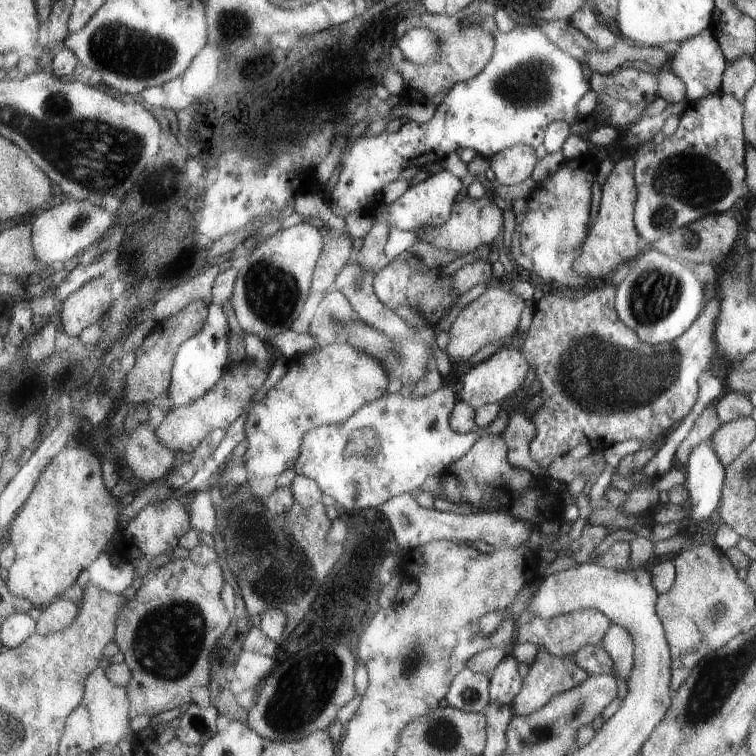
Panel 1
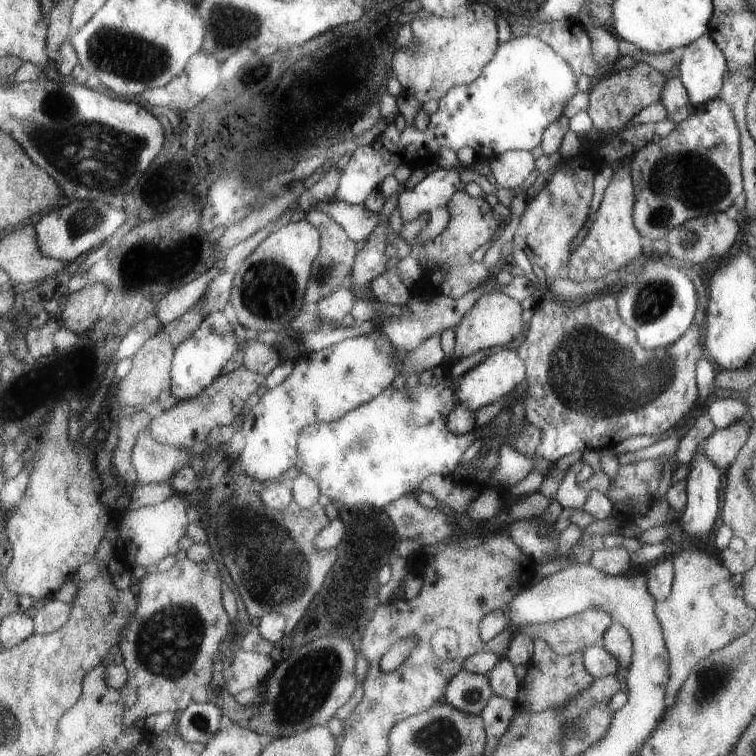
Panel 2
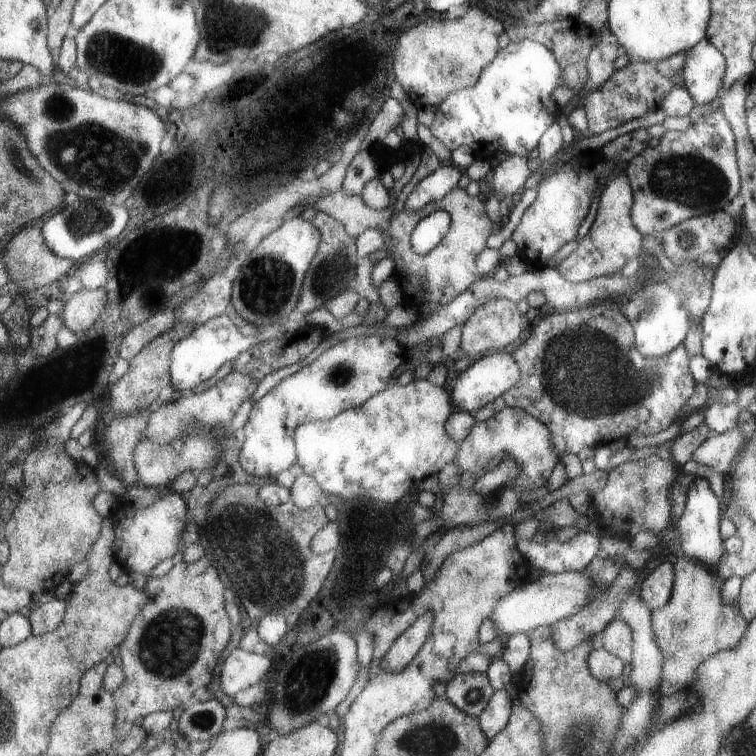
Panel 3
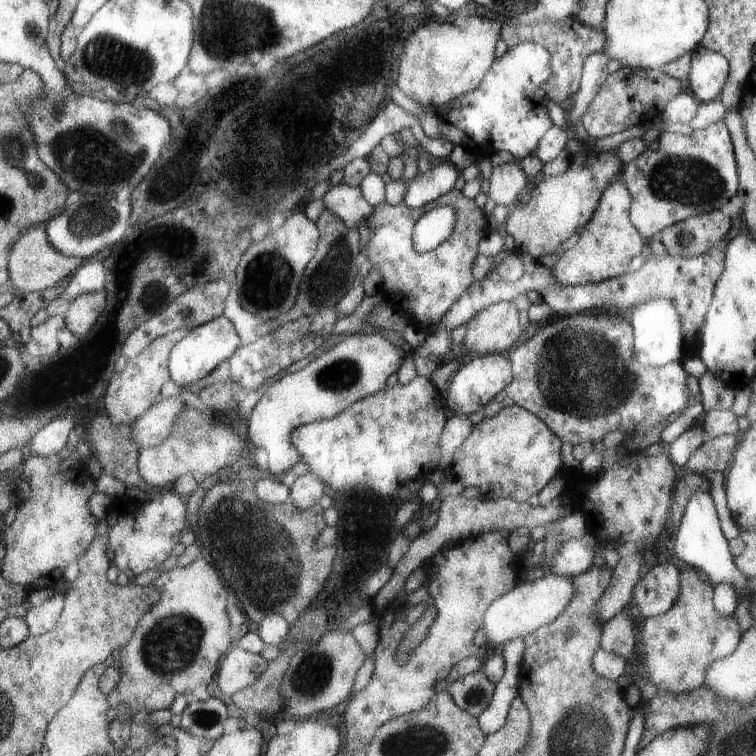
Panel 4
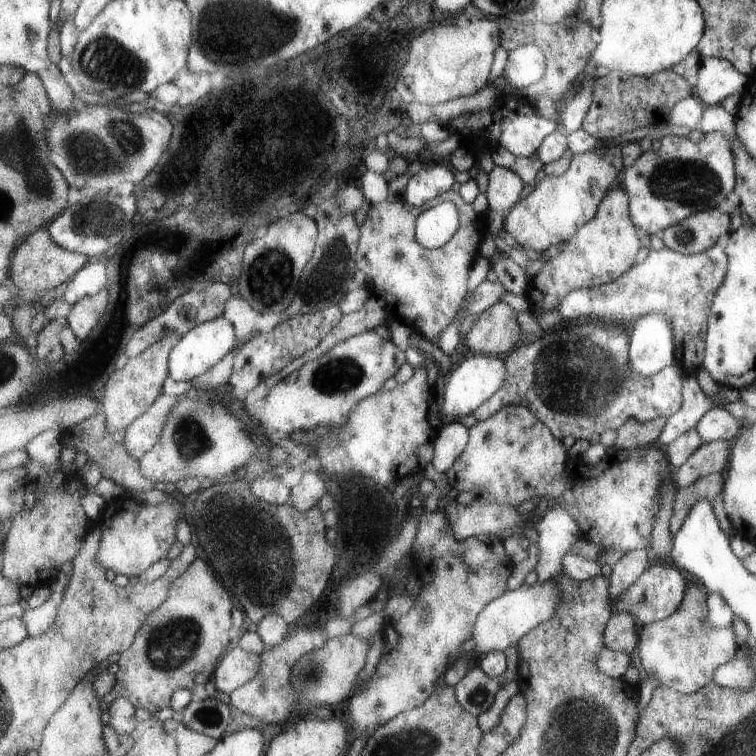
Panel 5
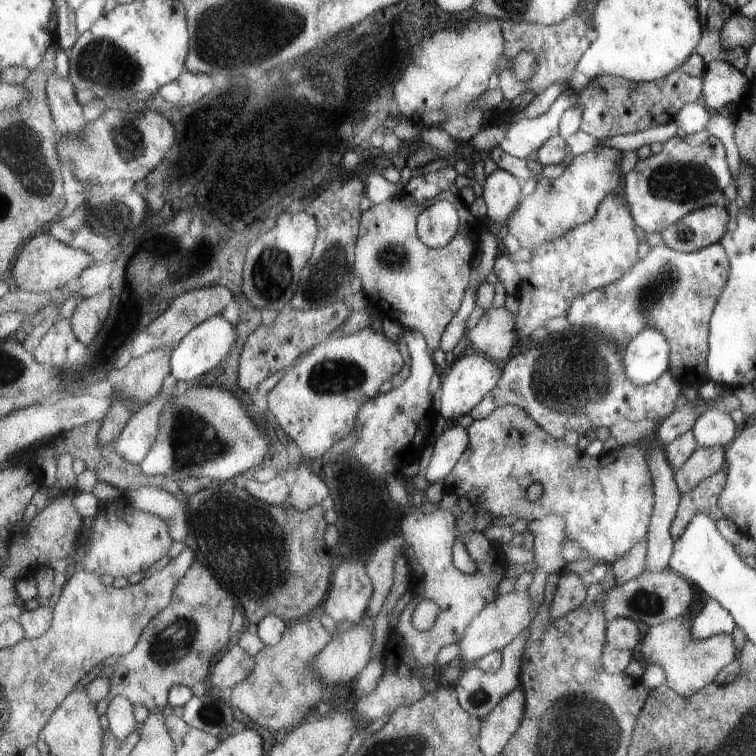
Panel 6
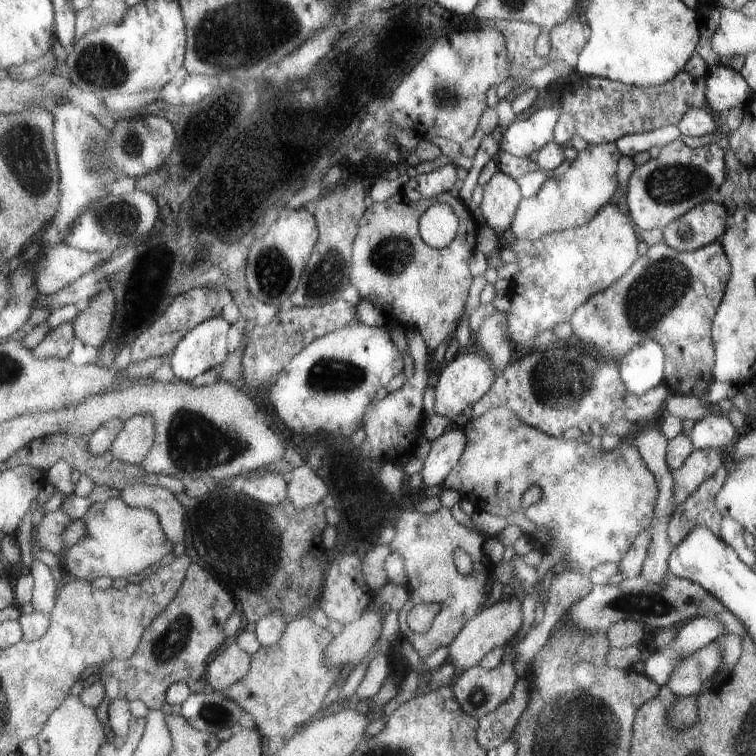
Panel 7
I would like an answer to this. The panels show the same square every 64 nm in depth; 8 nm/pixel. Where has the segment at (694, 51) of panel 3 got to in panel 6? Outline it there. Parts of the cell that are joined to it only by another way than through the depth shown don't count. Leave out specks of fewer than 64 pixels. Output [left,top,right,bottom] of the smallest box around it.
[701,62,749,112]

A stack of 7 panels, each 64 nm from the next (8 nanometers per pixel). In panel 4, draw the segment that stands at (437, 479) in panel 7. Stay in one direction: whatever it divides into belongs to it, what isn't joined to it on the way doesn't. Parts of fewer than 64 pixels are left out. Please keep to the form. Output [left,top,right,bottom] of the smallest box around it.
[437,416,473,470]

